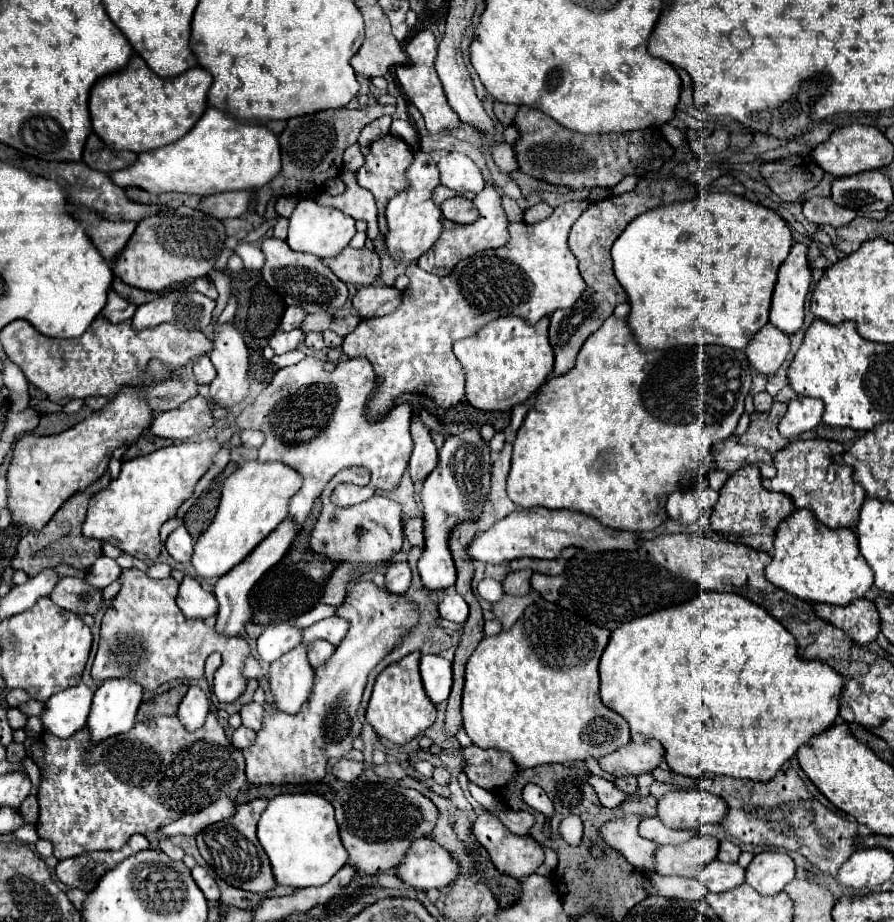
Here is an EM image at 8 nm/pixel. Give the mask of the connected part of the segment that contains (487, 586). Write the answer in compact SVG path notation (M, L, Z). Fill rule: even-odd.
M484 577L484 579L478 583L478 593L480 593L482 599L486 599L486 601L490 601L490 603L496 603L496 601L500 601L500 597L504 595L504 587L502 587L500 581Z

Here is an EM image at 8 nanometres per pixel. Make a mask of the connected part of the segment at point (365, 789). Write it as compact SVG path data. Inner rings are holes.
M382 781L380 783L354 783L336 791L332 799L332 807L336 809L340 839L350 855L350 865L356 869L356 873L364 873L364 875L378 875L378 873L388 873L390 869L394 869L400 863L404 851L408 851L412 837L414 839L426 837L434 829L434 823L438 817L434 803L426 799L424 795L420 795L418 791L404 789L396 783L382 783Z

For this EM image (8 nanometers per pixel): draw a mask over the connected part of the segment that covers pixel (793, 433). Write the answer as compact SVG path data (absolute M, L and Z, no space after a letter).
M792 399L788 403L788 411L782 417L782 423L778 427L780 435L788 439L796 439L798 435L812 431L820 425L822 421L822 401L820 399Z

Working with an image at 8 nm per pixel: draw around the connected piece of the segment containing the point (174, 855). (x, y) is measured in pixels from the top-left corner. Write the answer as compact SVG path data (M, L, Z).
M162 839L162 841L160 841L160 849L162 849L170 859L174 859L174 861L180 861L180 859L184 857L184 851L182 851L178 845L174 845L170 839Z

